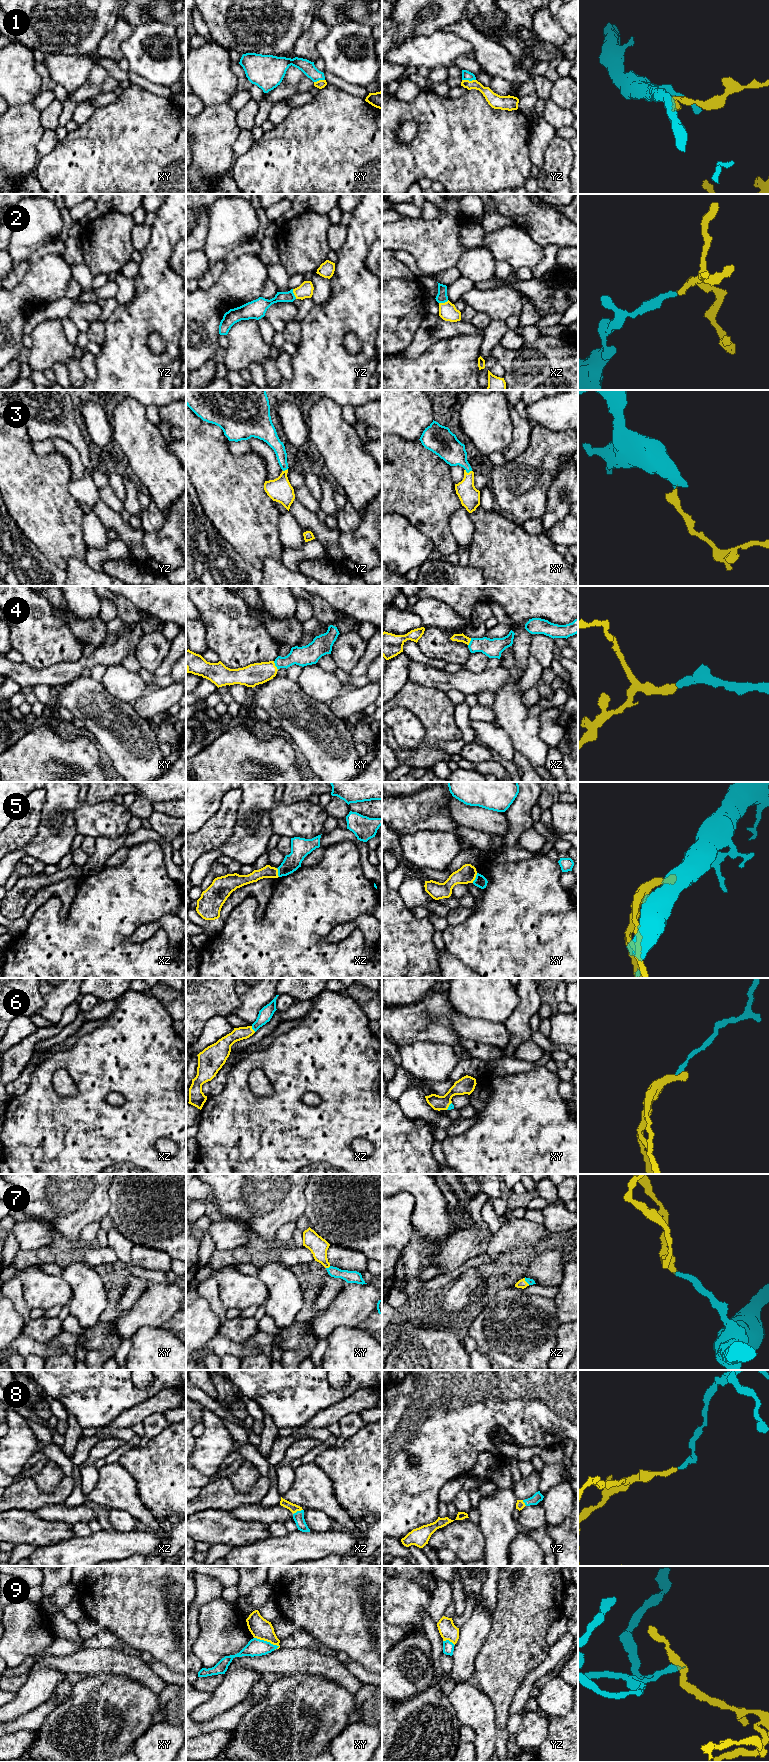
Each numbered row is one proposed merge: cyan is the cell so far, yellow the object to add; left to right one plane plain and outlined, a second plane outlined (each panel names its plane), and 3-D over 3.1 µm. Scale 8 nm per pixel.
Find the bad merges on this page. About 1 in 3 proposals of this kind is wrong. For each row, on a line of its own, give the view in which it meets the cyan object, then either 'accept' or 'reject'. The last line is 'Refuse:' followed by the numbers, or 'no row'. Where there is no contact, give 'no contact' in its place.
1: contact in yz; reject
2: contact in yz; accept
3: contact in xy; accept
4: contact in xy; accept
5: contact in xy; reject
6: contact in xz; accept
7: contact in xy; accept
8: contact in xz; accept
9: contact in xy; reject
Refuse: 1, 5, 9

